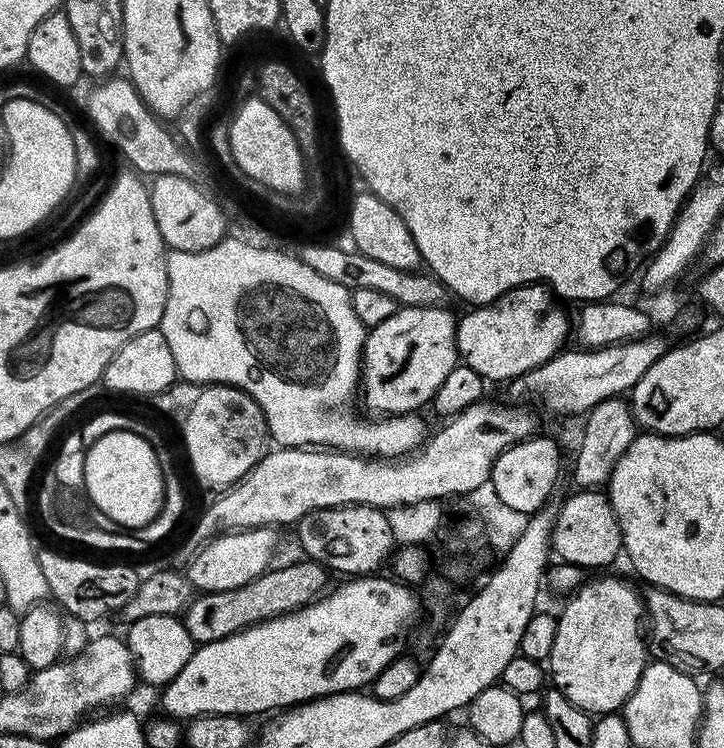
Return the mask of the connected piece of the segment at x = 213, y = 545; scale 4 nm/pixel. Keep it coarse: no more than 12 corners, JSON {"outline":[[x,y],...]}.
{"outline":[[272,528],[226,531],[186,568],[193,589],[234,590],[268,571]]}

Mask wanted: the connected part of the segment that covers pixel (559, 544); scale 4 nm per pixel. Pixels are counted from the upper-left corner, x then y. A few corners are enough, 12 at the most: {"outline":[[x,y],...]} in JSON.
{"outline":[[600,490],[559,505],[551,551],[565,564],[621,559],[618,518]]}

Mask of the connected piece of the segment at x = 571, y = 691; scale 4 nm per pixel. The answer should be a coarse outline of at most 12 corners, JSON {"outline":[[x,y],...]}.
{"outline":[[589,579],[558,612],[551,683],[616,714],[646,663],[638,591]]}

